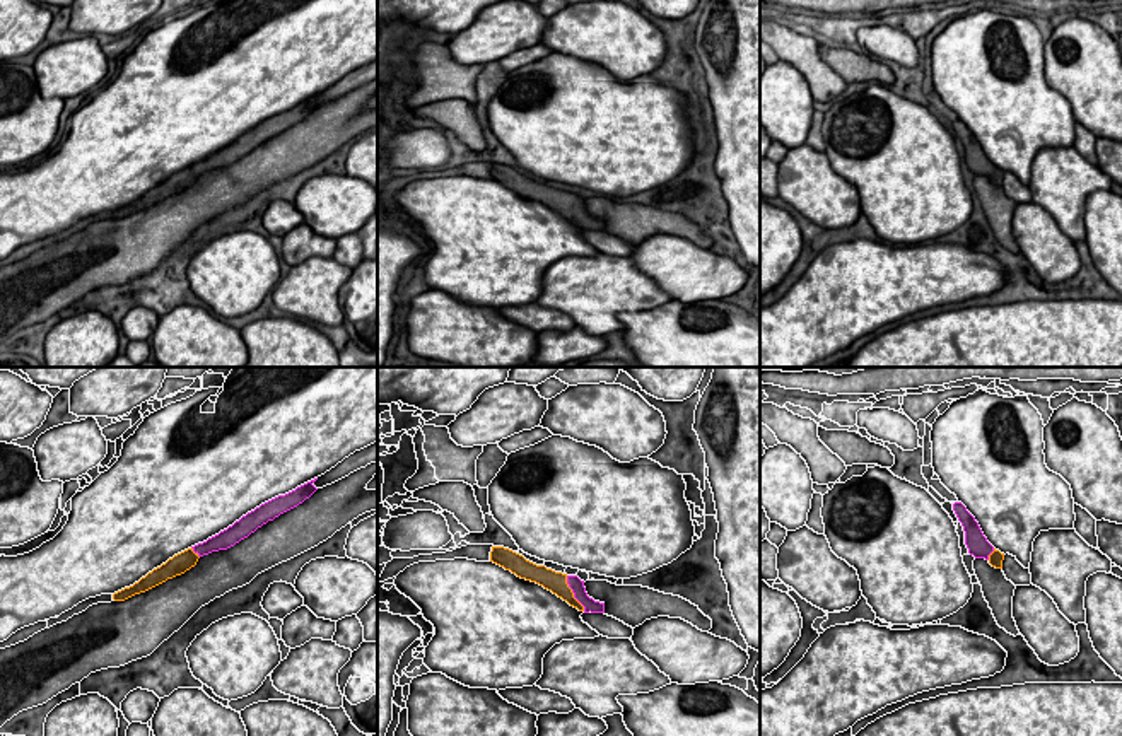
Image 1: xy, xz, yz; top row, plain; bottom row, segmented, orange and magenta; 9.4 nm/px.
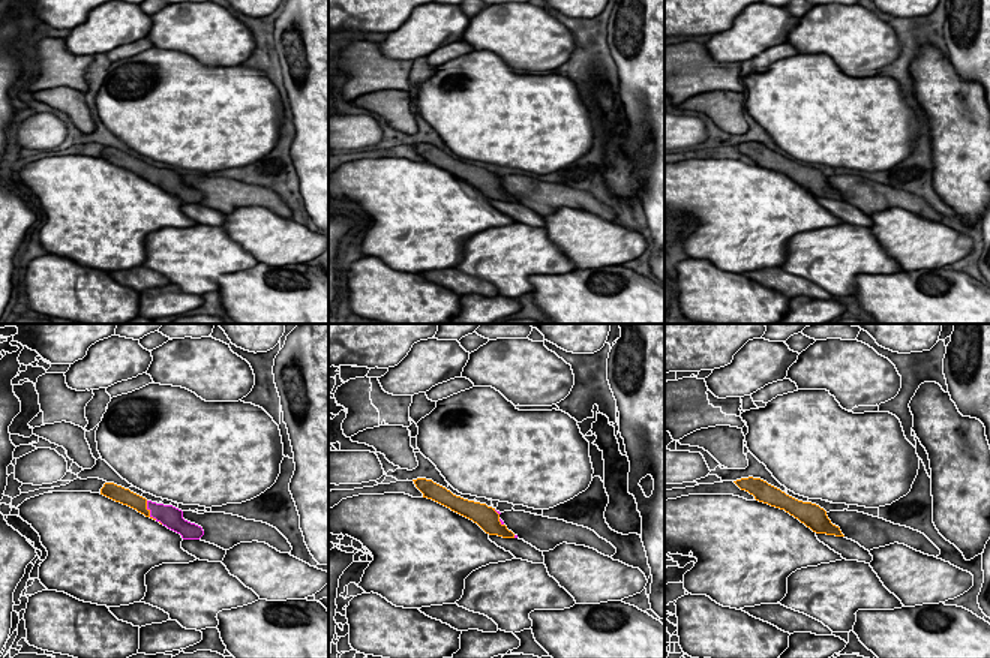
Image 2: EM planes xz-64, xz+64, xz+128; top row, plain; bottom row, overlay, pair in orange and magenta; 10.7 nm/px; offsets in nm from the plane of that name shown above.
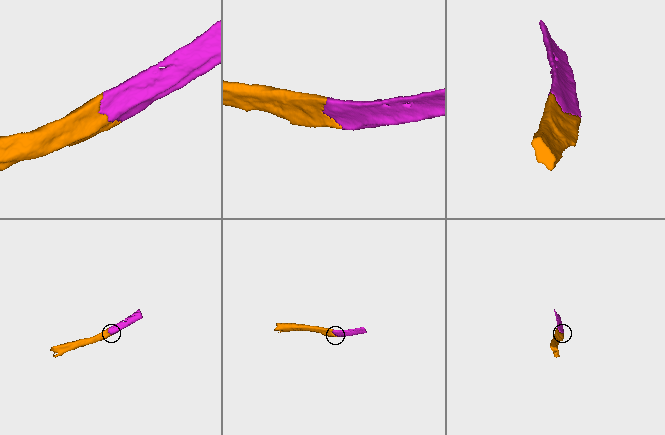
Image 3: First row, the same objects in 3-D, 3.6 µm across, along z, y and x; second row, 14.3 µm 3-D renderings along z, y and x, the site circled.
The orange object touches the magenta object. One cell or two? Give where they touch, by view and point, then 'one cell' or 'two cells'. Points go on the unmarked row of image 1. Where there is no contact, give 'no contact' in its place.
xz (572, 210) | one cell

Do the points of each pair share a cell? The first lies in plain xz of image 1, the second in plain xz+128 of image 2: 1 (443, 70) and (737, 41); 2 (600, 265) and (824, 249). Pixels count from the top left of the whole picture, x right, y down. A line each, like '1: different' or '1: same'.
1: different
2: same

